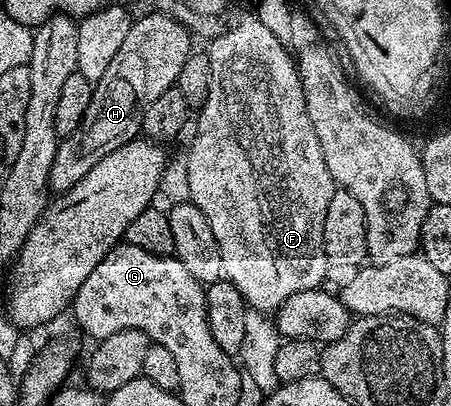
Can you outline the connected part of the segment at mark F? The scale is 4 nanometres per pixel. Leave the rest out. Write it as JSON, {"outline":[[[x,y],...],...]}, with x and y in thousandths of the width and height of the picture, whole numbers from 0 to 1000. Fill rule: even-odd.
{"outline":[[[552,39],[552,44],[532,44],[514,67],[490,71],[486,81],[477,86],[459,106],[457,131],[466,148],[466,227],[457,236],[450,261],[441,264],[437,286],[430,291],[430,310],[435,300],[435,333],[426,340],[426,362],[417,369],[417,478],[415,485],[446,517],[457,532],[457,542],[466,542],[466,571],[475,571],[475,591],[483,601],[488,613],[488,628],[492,631],[492,650],[497,653],[497,685],[519,700],[519,709],[528,709],[528,719],[537,719],[543,744],[561,766],[579,768],[610,768],[621,751],[634,739],[643,739],[643,729],[652,729],[652,719],[678,719],[681,714],[705,714],[721,702],[718,682],[725,680],[727,665],[732,667],[732,648],[723,621],[718,618],[718,554],[723,552],[723,512],[732,512],[732,483],[749,463],[745,451],[738,448],[732,433],[732,414],[723,414],[723,394],[714,384],[714,365],[710,362],[710,347],[705,335],[696,325],[696,305],[687,305],[687,286],[683,283],[683,268],[678,266],[678,236],[674,234],[674,219],[670,217],[670,197],[665,195],[665,177],[656,165],[656,150],[650,135],[643,131],[641,116],[627,113],[616,99],[616,89],[608,89],[608,79],[599,79],[599,69],[590,69],[590,59],[581,59],[581,49],[565,39]]]}

